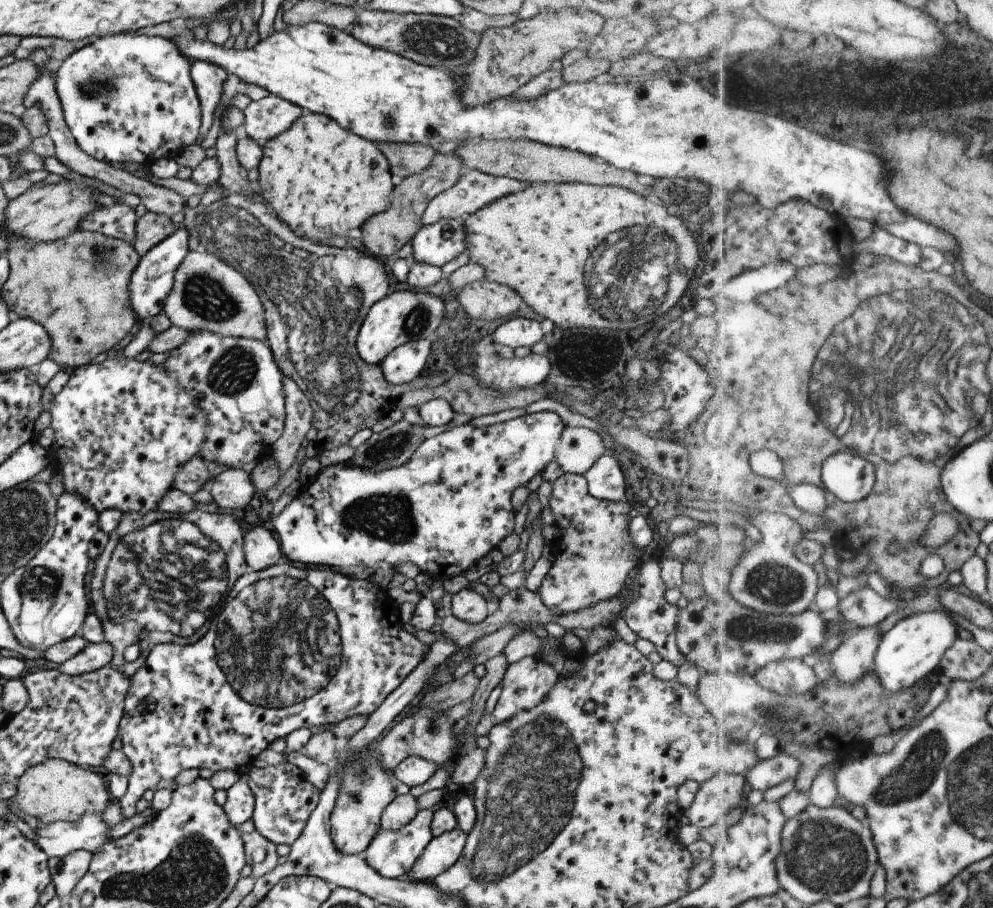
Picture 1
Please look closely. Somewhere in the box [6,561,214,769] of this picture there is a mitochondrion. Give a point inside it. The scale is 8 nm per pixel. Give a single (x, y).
(37, 585)

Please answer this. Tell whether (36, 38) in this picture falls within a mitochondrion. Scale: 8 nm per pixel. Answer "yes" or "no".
no

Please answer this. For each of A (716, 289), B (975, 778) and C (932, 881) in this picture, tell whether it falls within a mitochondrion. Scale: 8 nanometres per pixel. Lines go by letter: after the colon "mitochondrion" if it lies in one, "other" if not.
A: other
B: mitochondrion
C: other

